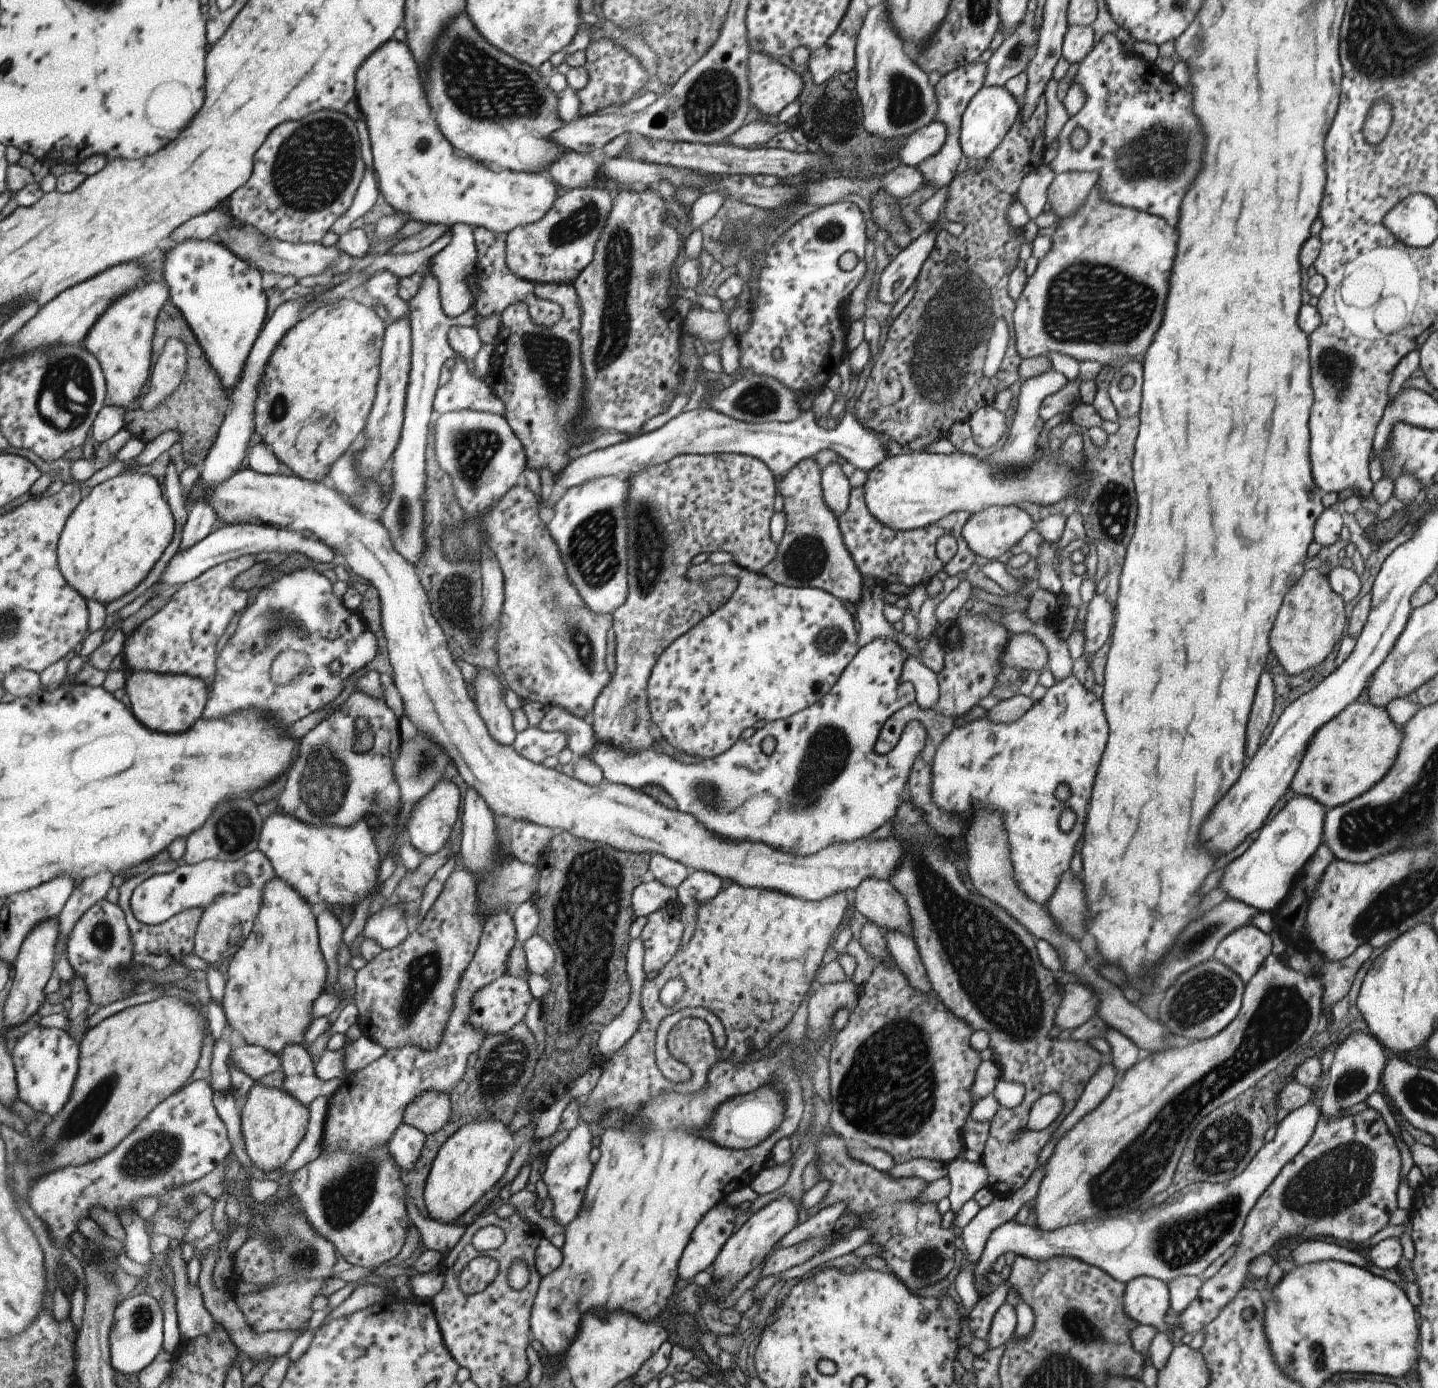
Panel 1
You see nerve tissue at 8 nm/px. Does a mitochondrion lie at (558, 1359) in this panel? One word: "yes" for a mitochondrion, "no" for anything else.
no

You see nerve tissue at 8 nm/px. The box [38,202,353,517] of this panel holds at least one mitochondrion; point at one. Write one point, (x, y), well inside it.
(68, 392)

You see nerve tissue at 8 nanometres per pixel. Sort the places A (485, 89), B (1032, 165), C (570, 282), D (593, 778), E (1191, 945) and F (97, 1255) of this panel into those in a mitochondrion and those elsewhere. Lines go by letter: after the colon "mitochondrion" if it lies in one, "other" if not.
A: mitochondrion
B: other
C: other
D: other
E: mitochondrion
F: other

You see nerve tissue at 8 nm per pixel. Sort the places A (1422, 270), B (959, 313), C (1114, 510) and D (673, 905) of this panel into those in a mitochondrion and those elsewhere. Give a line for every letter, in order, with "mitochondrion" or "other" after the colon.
A: other
B: mitochondrion
C: mitochondrion
D: other

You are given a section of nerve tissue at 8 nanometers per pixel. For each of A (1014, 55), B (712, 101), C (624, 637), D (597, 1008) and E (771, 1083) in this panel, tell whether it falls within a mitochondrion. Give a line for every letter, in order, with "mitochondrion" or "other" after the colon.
A: mitochondrion
B: mitochondrion
C: other
D: other
E: other

